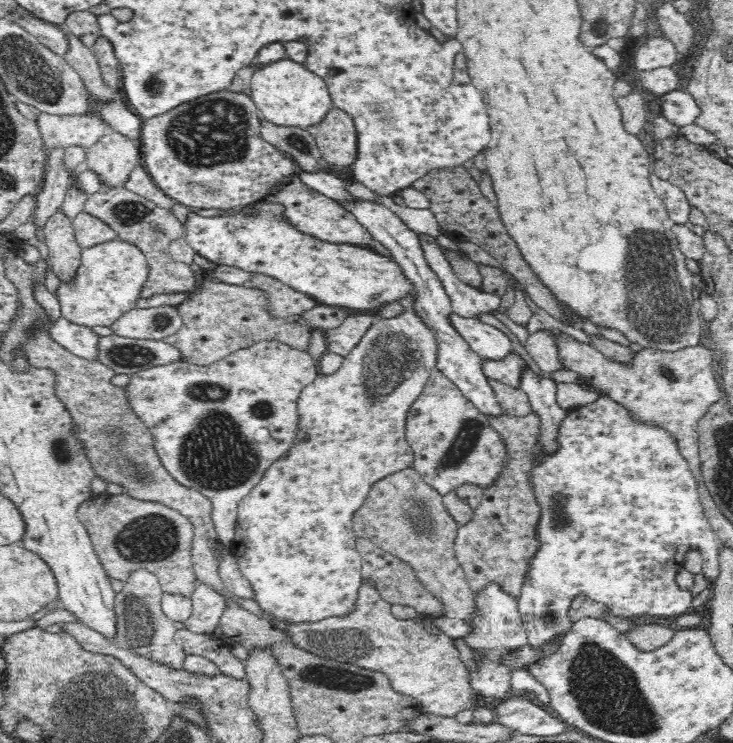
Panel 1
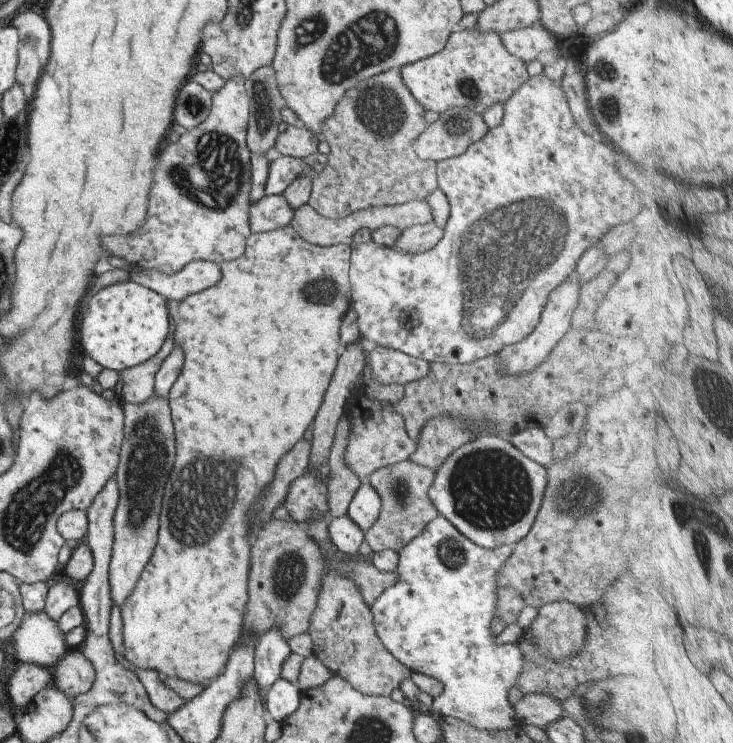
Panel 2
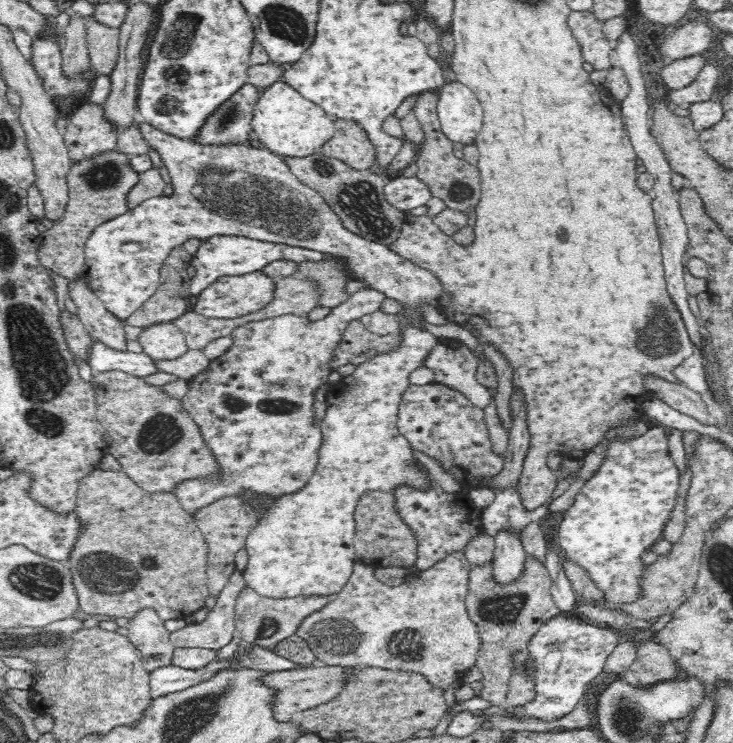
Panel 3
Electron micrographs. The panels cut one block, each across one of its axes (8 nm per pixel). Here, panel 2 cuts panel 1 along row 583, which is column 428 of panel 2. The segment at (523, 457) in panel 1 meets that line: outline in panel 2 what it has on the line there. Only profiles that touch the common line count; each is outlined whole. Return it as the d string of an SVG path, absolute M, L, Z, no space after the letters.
M407 458L404 461L374 470L365 478L371 485L371 488L377 492L379 500L381 500L381 508L379 514L377 514L377 518L375 518L375 522L366 531L363 531L363 541L369 546L371 554L385 549L398 553L411 539L415 538L425 528L425 524L431 522L438 515L437 510L431 504L431 500L427 498L427 488L431 484L433 476L435 476L434 470L413 464Z

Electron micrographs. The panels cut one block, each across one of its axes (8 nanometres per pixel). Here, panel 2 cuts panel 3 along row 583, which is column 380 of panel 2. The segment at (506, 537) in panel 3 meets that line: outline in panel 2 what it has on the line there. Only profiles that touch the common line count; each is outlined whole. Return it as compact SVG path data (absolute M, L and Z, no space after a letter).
M361 480L361 484L355 488L355 494L345 515L359 530L366 531L375 522L380 508L381 500L377 492L371 488L367 480Z

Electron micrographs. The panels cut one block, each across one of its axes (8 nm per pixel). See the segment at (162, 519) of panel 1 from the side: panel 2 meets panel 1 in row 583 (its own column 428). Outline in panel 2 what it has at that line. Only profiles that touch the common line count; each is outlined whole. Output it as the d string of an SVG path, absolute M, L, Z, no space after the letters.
M386 70L385 72L376 74L367 80L362 80L361 83L354 86L351 90L348 90L340 99L339 102L333 108L331 116L323 120L321 124L321 136L327 142L329 146L329 153L327 154L327 162L324 164L319 174L314 175L311 178L311 190L309 192L309 198L306 205L315 210L319 216L324 216L330 219L339 219L347 215L353 214L358 210L365 210L369 207L384 207L393 206L398 204L405 204L414 200L426 200L430 192L437 189L437 181L435 178L435 161L432 160L419 160L415 156L415 140L419 138L419 134L423 132L423 128L427 126L427 122L423 120L423 113L425 110L421 108L421 105L411 96L411 93L407 90L407 87L402 81L400 72L398 70Z

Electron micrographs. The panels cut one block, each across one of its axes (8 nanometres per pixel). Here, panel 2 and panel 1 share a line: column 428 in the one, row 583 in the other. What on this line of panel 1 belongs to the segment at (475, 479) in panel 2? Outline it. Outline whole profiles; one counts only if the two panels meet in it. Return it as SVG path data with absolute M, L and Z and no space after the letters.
M488 582L482 590L474 592L474 605L475 616L464 620L471 629L460 637L471 648L477 663L476 670L468 670L468 680L475 692L500 702L514 697L511 685L514 668L505 664L503 658L528 645L518 598L508 594L497 582Z

